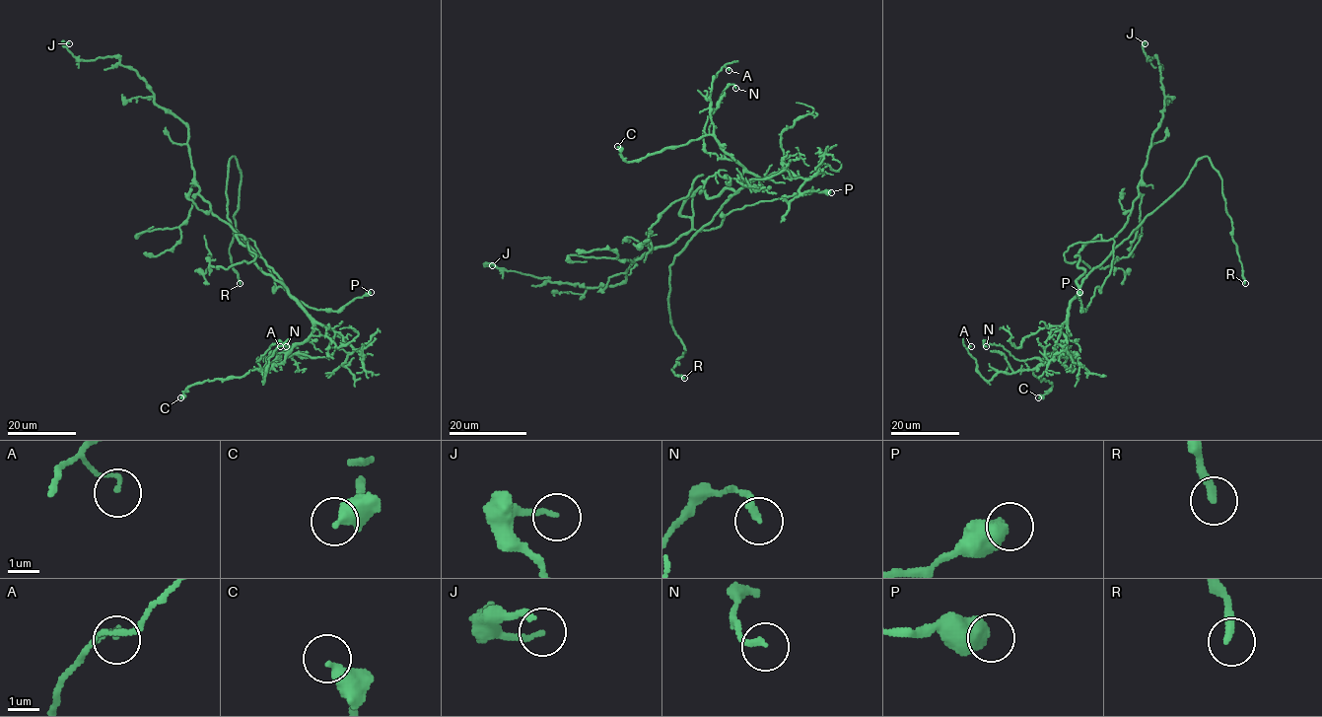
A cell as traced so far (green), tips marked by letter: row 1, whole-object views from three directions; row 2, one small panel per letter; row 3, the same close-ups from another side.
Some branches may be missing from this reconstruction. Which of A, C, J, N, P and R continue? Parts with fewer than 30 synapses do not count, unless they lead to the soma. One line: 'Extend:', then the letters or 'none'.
Extend: R

